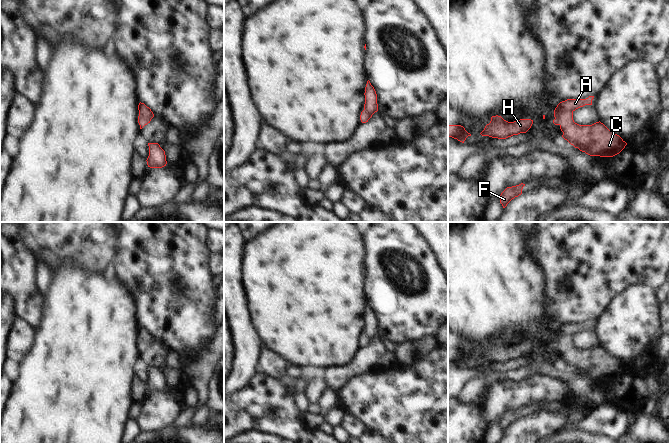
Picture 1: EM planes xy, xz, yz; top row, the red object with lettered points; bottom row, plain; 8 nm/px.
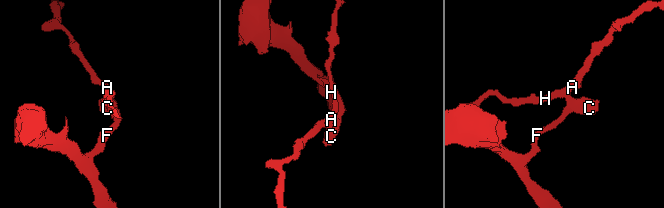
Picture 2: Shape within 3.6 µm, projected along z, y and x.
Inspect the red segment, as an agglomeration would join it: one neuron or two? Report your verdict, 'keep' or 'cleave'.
cleave

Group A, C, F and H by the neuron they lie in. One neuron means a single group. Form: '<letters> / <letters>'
A H / C F

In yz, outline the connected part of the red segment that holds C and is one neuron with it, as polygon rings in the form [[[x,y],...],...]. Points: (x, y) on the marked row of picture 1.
[[[563,112],[553,123],[560,126],[565,140],[590,156],[613,157],[627,145],[600,121],[592,125],[575,123],[573,112]]]

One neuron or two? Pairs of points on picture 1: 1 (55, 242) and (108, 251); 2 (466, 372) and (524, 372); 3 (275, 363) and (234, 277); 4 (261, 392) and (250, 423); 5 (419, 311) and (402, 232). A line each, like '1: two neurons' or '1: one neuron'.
1: one neuron
2: two neurons
3: two neurons
4: one neuron
5: one neuron

